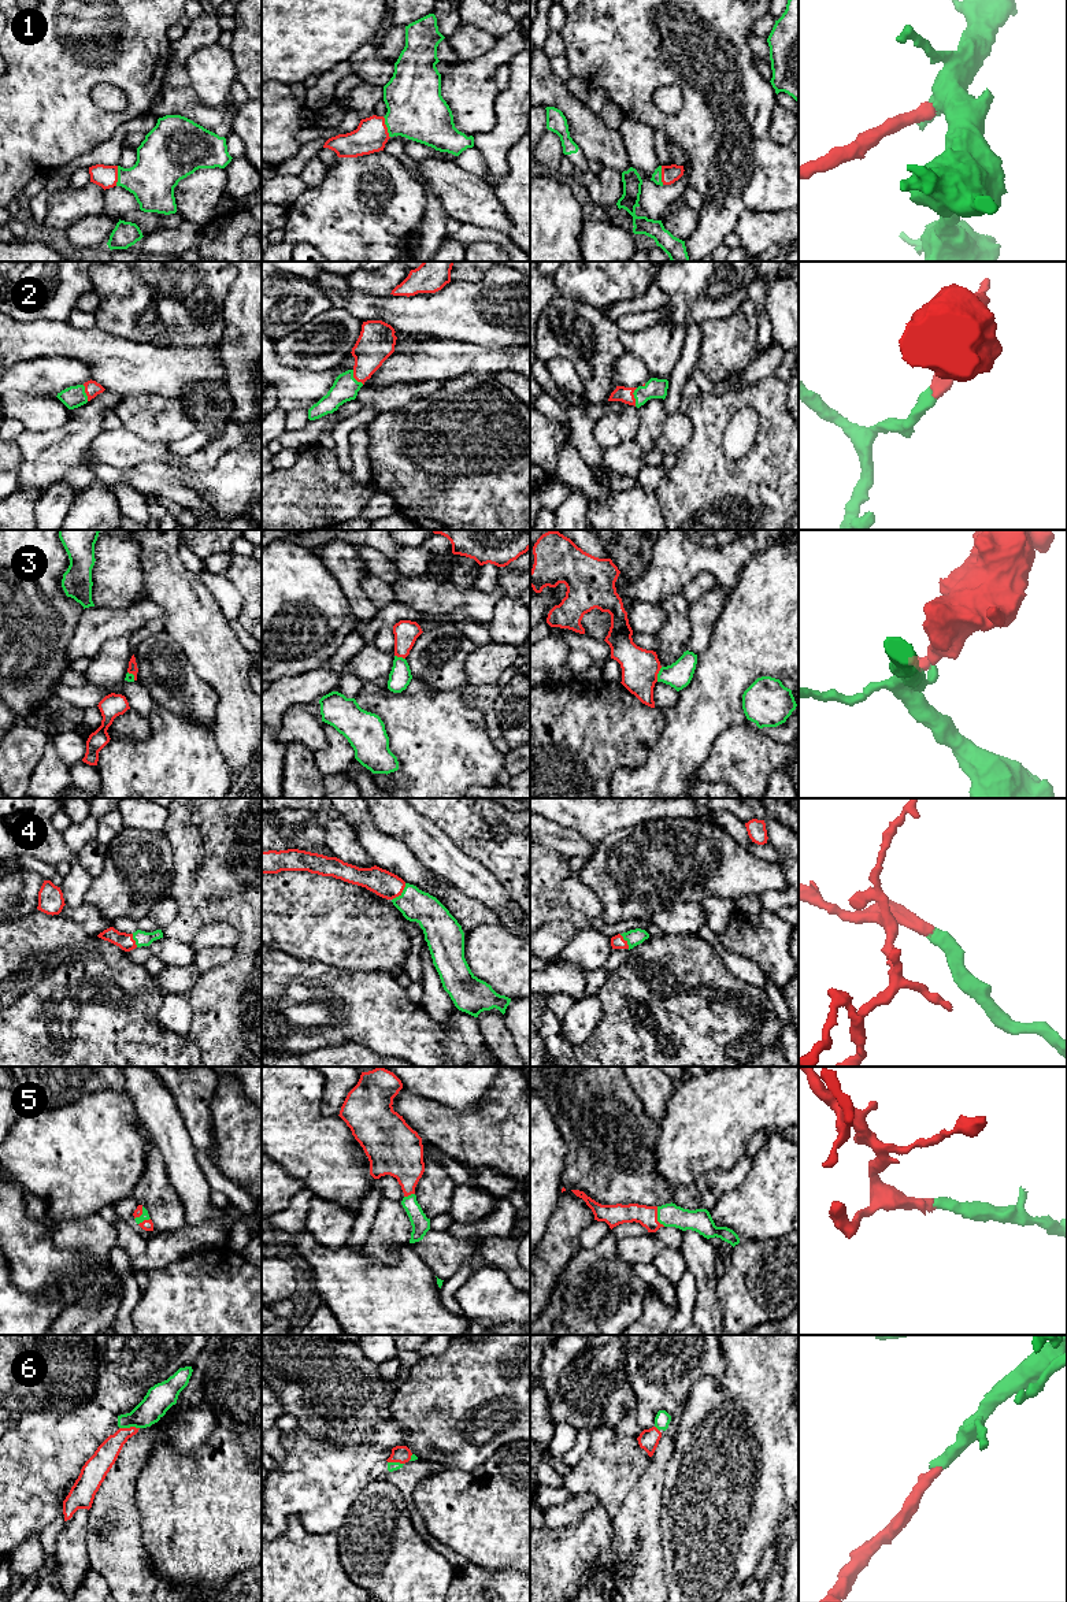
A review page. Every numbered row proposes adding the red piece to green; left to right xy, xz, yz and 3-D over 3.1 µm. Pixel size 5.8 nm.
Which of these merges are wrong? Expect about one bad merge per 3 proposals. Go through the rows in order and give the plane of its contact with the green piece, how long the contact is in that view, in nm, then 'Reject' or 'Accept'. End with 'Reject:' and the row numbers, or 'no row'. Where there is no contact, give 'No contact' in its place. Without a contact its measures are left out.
1: Touches green in xz. Shared border 130 nm. Accept
2: Touches green in yz. Shared border 110 nm. Accept
3: Touches green in yz. Shared border 90 nm. Reject
4: Touches green in xz. Shared border 130 nm. Accept
5: Touches green in yz. Shared border 130 nm. Accept
6: Touches green in xy. Shared border 120 nm. Accept
Reject: 3

